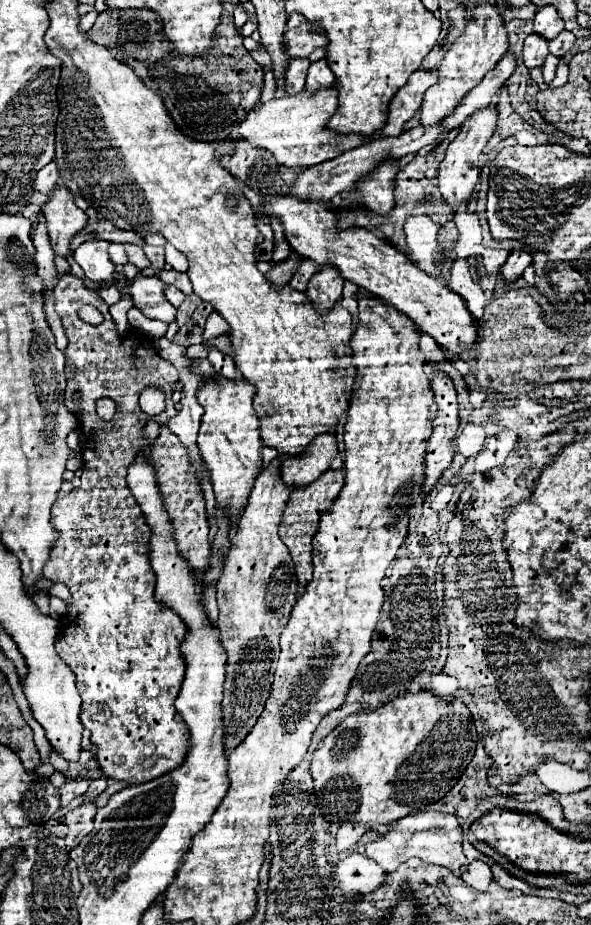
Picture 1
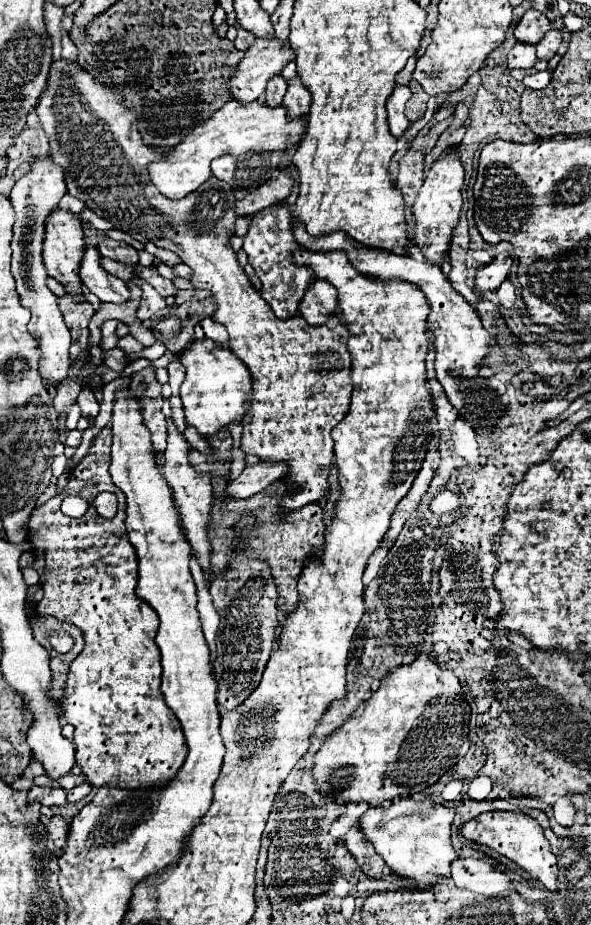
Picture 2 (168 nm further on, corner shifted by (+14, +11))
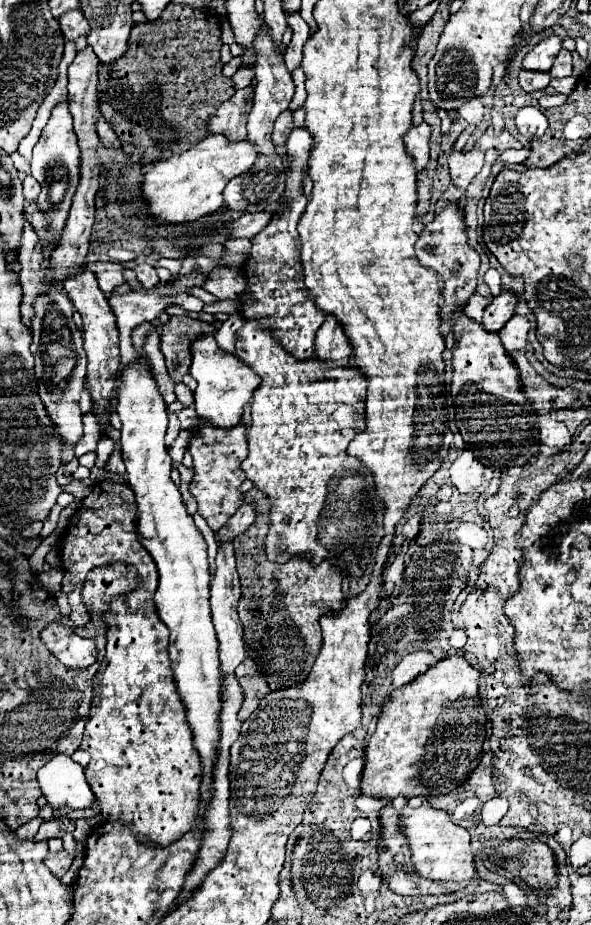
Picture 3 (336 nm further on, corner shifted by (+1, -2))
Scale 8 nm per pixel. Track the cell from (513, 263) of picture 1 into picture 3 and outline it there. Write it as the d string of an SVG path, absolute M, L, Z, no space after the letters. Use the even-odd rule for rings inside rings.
M501 290L499 296L493 298L493 302L485 308L483 314L483 328L497 332L505 326L505 322L515 314L517 306L517 294L511 290Z

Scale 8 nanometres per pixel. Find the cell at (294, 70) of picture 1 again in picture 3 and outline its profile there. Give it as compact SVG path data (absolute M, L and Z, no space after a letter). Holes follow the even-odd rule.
M285 110L285 112L277 118L277 122L275 122L275 128L273 128L273 144L275 144L275 146L285 144L287 136L291 134L291 130L293 130L293 112L291 112L291 110Z

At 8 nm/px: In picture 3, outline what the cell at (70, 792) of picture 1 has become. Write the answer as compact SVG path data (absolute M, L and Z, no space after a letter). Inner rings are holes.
M59 816L59 818L51 818L51 820L45 820L37 832L37 838L63 838L63 834L69 830L75 828L75 820L67 818L67 816Z

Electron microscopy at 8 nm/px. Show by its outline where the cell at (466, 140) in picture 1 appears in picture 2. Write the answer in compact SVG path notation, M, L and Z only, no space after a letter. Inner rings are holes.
M448 149L428 171L428 177L412 205L412 215L416 221L414 245L422 251L424 259L432 265L442 265L444 255L450 251L452 233L458 225L462 209L462 185L464 185L464 167L458 159L458 149Z

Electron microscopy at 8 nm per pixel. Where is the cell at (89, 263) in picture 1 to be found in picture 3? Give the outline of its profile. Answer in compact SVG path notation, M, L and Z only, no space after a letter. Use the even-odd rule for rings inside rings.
M193 270L193 272L187 274L187 276L173 276L173 280L171 280L171 282L173 282L173 288L163 288L163 290L153 288L153 290L149 290L149 292L145 292L145 294L139 292L139 296L137 296L133 290L127 292L127 294L119 294L119 292L109 294L109 306L111 306L113 314L117 316L117 328L119 328L119 340L121 340L121 360L119 360L119 370L117 370L117 374L115 374L115 380L119 380L119 372L123 372L125 366L129 366L129 364L133 364L133 362L137 362L137 360L141 358L139 352L131 346L131 332L133 332L133 328L139 326L139 324L143 324L143 322L153 322L167 304L179 304L179 306L183 306L185 310L199 312L199 310L203 308L203 302L197 300L197 298L193 298L193 296L189 296L189 294L187 294L187 288L191 288L191 286L201 286L203 280L205 280L205 274Z

